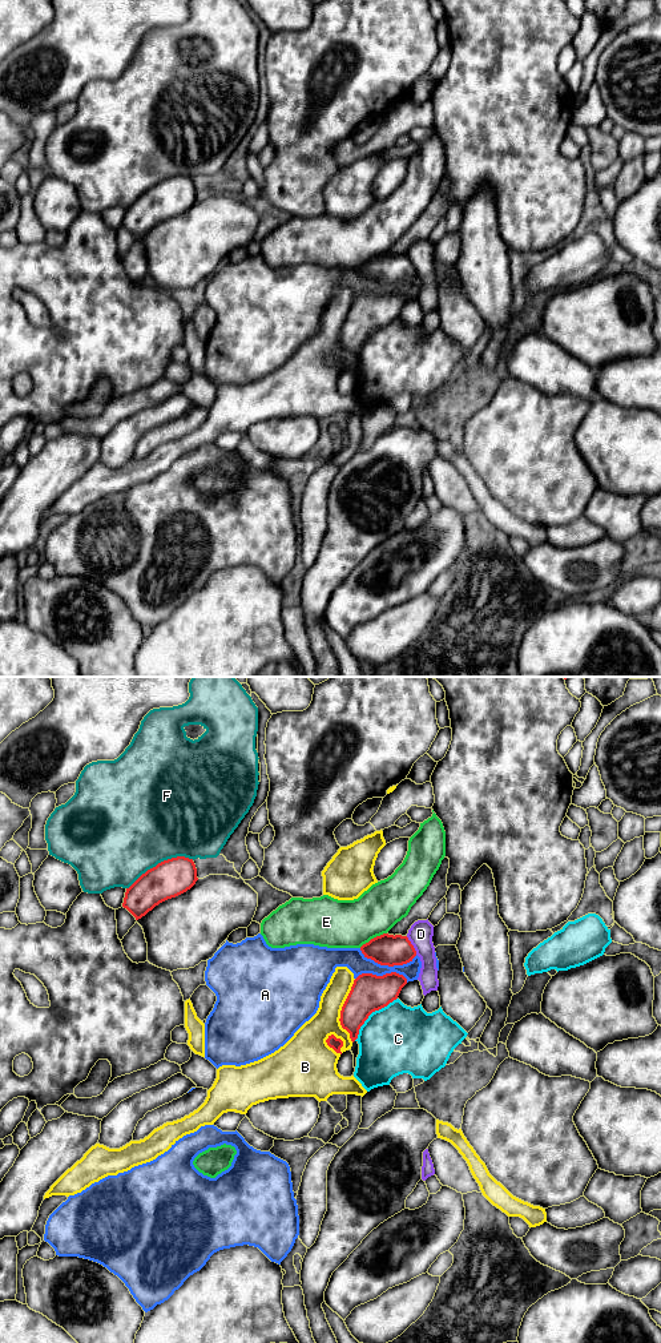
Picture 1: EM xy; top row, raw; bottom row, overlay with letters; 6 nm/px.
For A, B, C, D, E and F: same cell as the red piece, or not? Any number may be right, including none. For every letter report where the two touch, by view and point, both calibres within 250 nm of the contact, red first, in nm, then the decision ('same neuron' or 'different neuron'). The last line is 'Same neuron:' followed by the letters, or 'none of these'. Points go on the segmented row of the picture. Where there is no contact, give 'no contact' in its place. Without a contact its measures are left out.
A: contact xy (387, 964); calibres 190 and 130 nm; different neuron
B: contact xy (341, 1011); calibres 220 and 190 nm; different neuron
C: contact xy (370, 1013); calibres 220 and 420 nm; different neuron
D: contact xy (412, 946); calibres 190 and 150 nm; different neuron
E: contact xy (374, 938); calibres 190 and 280 nm; different neuron
F: contact xy (161, 862); calibres 220 and 500 nm; different neuron
Same neuron: none of these

